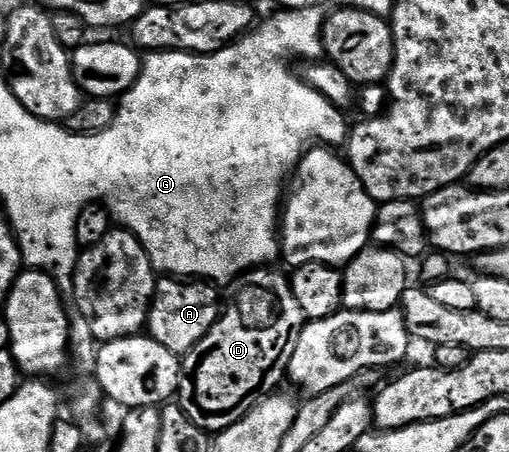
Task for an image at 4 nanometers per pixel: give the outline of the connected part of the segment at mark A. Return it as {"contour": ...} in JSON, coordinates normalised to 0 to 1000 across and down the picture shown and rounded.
{"contour":[[[320,613],[305,628],[305,653],[297,659],[297,686],[289,690],[287,730],[324,772],[354,790],[369,785],[418,728],[434,695],[434,653],[407,622],[361,622],[352,613]]]}

